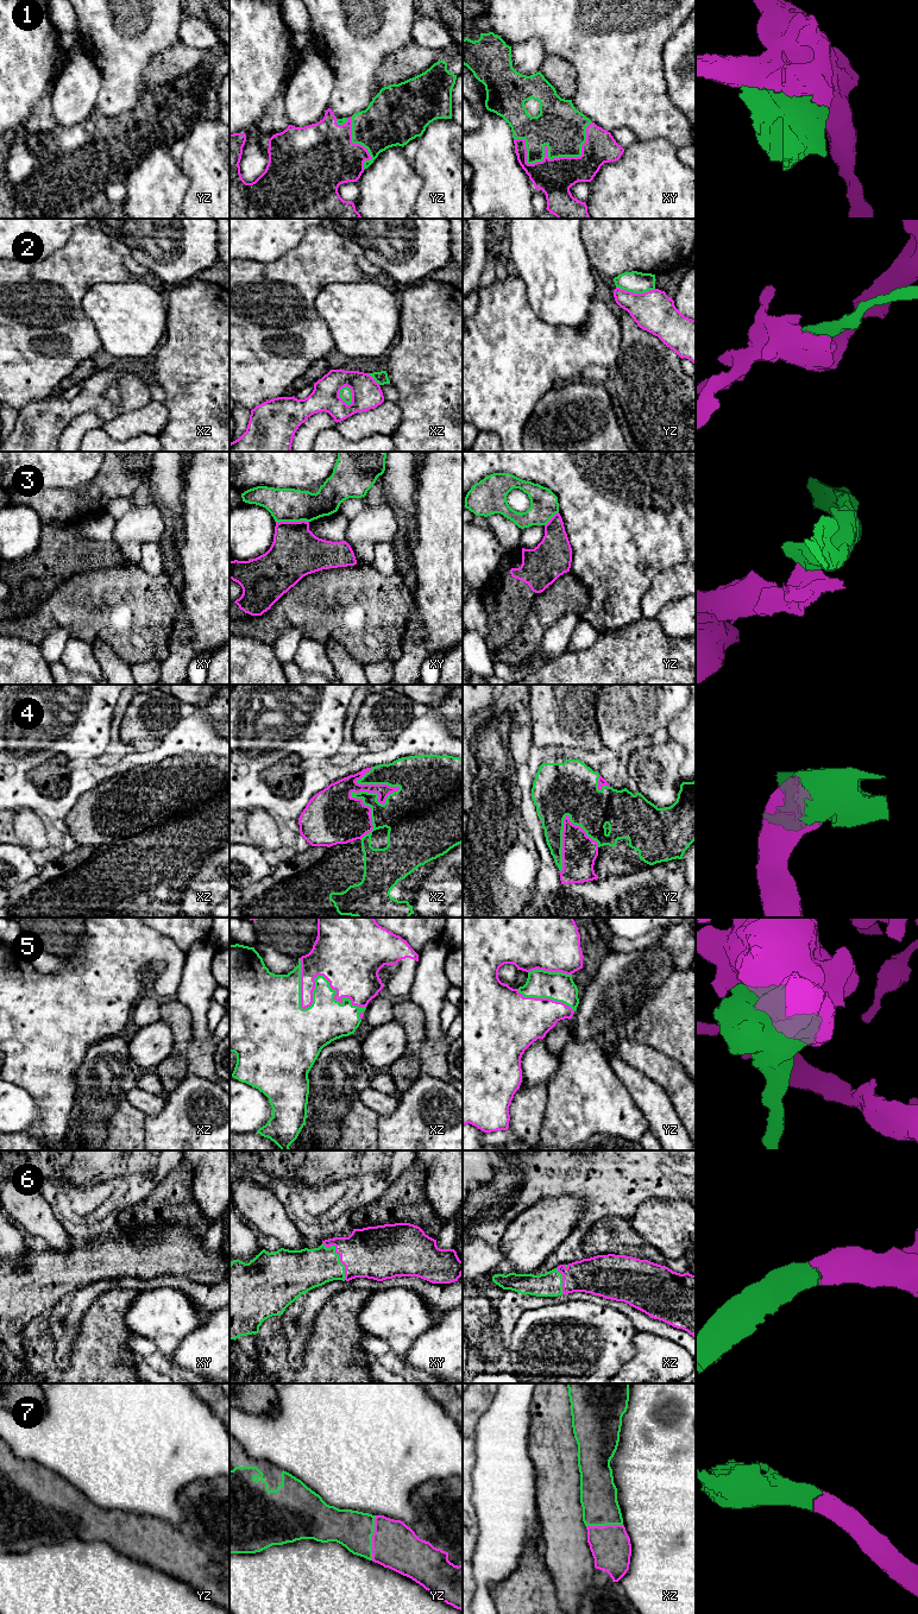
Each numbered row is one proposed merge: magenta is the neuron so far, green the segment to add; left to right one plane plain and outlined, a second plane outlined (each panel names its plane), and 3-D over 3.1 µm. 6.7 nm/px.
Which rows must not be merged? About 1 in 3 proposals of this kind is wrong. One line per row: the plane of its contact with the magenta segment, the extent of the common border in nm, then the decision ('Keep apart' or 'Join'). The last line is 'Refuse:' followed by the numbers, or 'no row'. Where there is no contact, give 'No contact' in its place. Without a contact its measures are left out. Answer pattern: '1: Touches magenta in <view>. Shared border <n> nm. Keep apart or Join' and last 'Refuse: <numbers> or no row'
1: Touches magenta in xy. Shared border 550 nm. Join
2: Touches magenta in xz. Shared border 150 nm. Keep apart
3: Touches magenta in xy. Shared border 220 nm. Keep apart
4: Touches magenta in xz. Shared border 500 nm. Join
5: Touches magenta in xz. Shared border 550 nm. Join
6: Touches magenta in xy. Shared border 300 nm. Join
7: Touches magenta in yz. Shared border 300 nm. Join
Refuse: 2, 3

